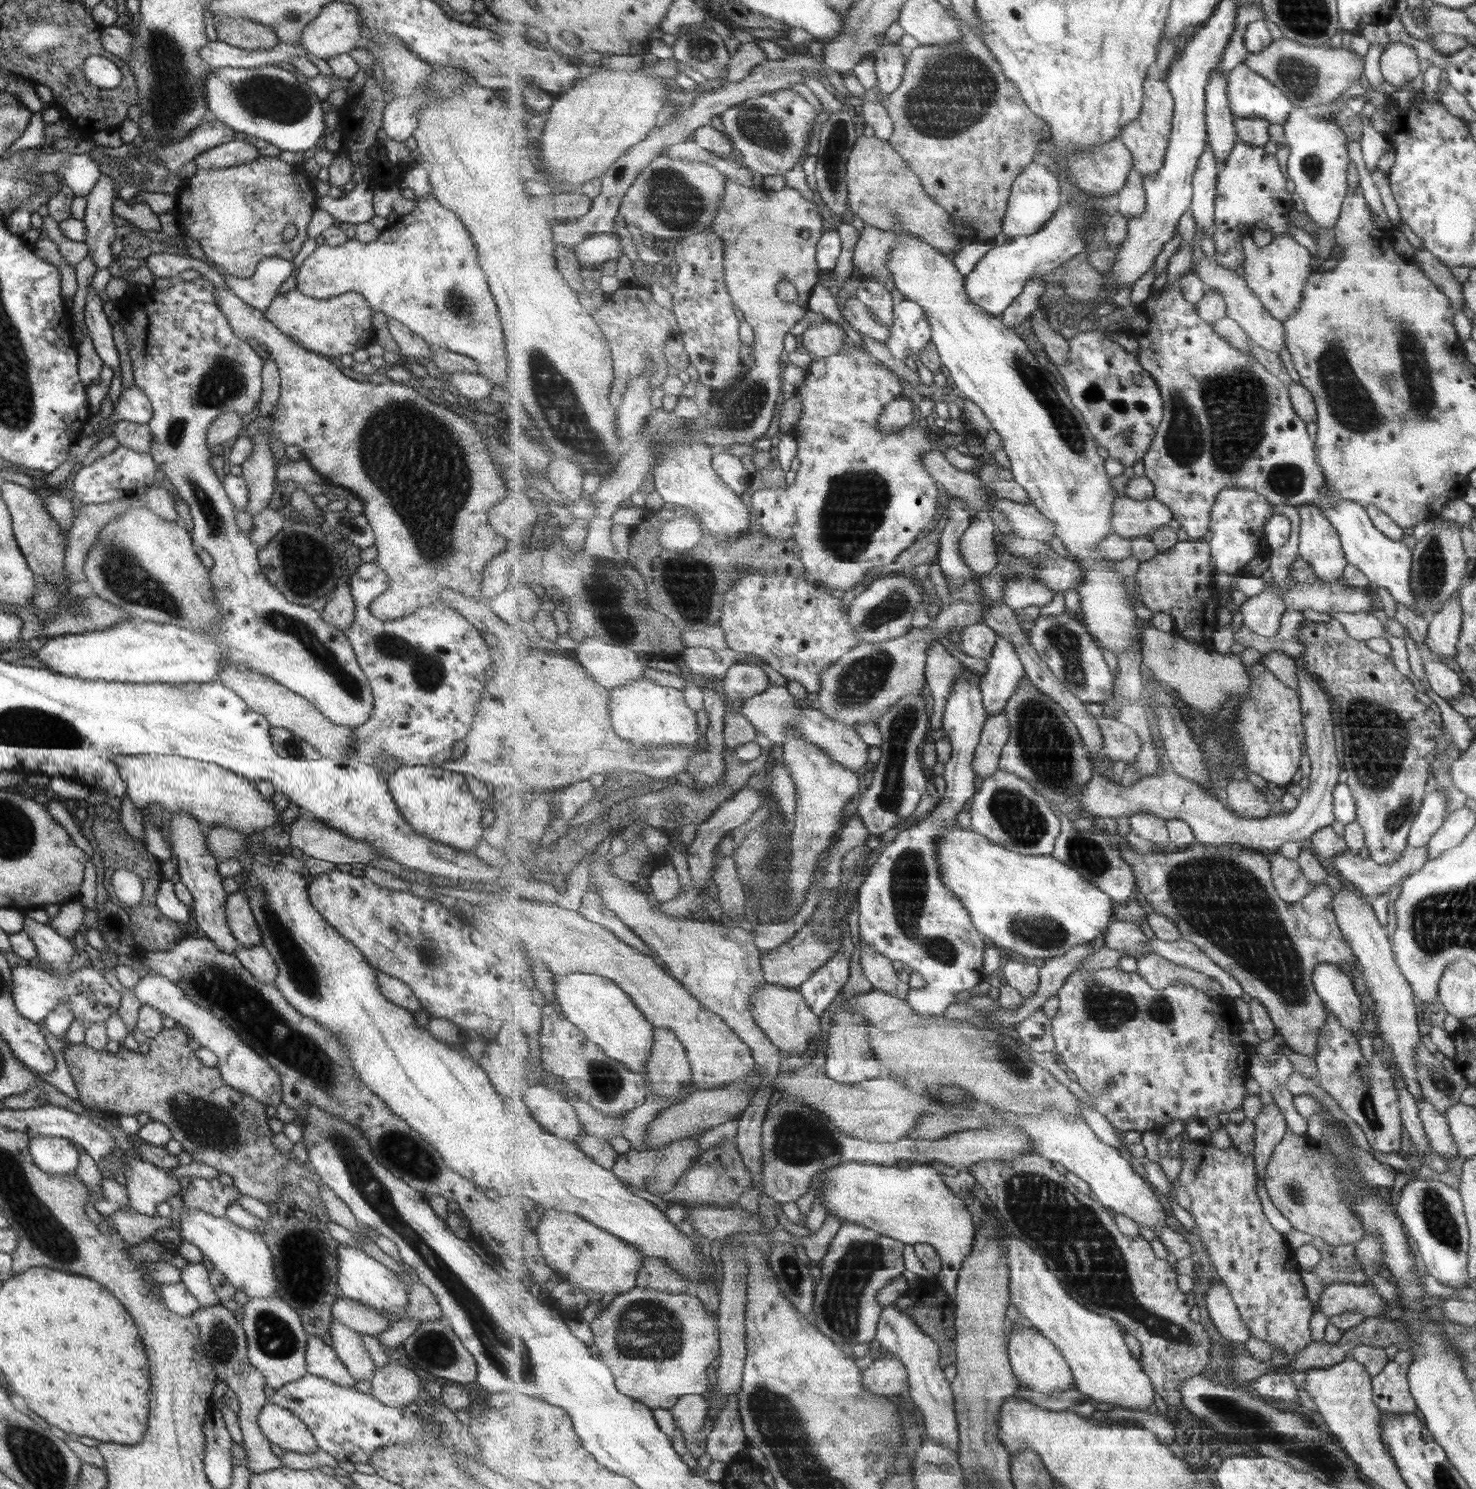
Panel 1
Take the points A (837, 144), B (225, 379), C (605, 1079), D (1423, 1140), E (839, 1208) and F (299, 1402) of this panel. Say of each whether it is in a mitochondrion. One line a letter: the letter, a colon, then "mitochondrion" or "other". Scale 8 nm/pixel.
A: mitochondrion
B: mitochondrion
C: mitochondrion
D: other
E: other
F: other

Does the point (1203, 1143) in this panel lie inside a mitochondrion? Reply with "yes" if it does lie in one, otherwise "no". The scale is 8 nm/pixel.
no

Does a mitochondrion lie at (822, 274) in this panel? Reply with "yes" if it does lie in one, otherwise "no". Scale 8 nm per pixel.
no

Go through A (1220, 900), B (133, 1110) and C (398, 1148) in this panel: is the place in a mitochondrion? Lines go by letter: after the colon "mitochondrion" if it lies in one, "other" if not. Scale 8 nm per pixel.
A: mitochondrion
B: other
C: mitochondrion

